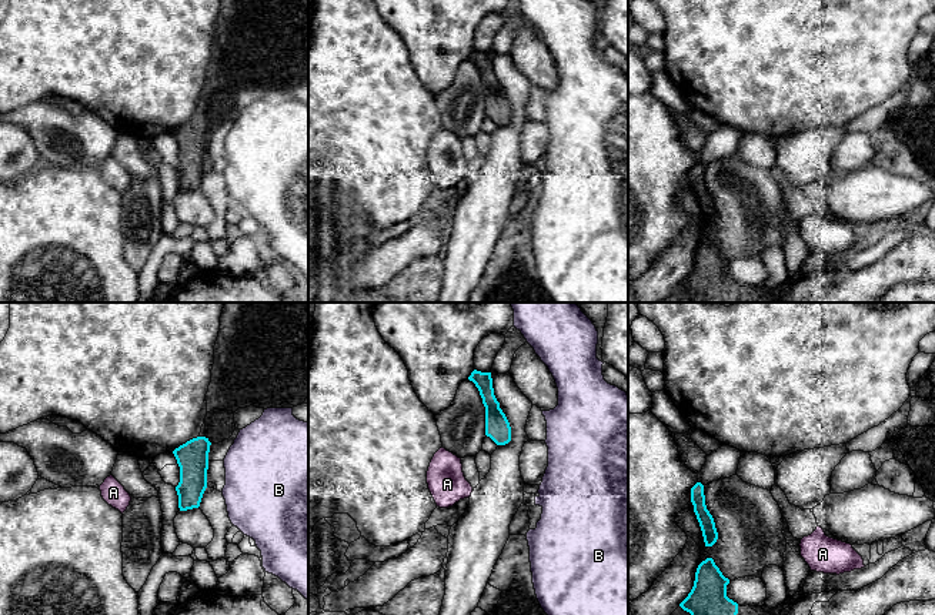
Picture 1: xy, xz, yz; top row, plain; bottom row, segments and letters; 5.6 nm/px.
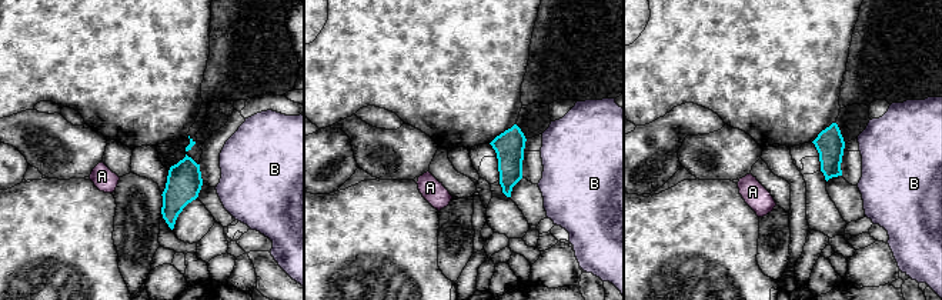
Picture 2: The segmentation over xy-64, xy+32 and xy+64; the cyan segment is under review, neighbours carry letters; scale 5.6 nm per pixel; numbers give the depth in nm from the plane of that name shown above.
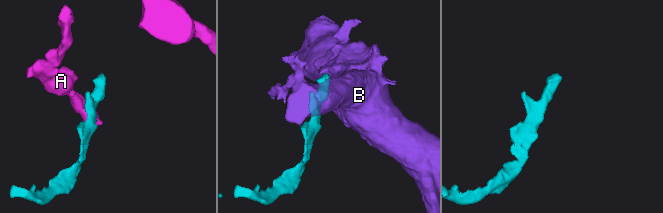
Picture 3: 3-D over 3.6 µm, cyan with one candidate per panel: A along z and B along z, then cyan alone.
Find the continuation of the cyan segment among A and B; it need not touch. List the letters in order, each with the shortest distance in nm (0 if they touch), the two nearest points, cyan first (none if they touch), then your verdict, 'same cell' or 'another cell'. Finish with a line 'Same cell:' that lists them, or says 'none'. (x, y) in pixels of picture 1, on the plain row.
A: 200 nm | xz (486, 114), (460, 139) | another cell
B: 90 nm | xy (206, 167), (221, 171) | another cell
Same cell: none

